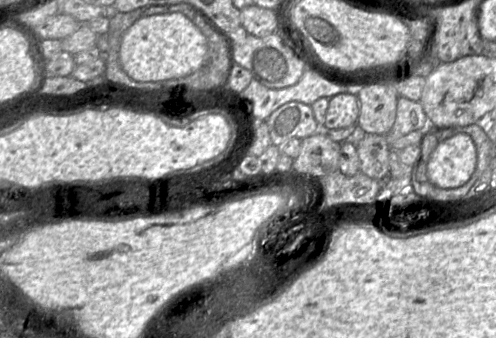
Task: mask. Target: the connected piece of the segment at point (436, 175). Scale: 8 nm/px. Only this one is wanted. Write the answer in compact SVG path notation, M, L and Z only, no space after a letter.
M459 132L440 141L427 163L430 182L440 188L463 186L472 176L478 160L472 137Z

